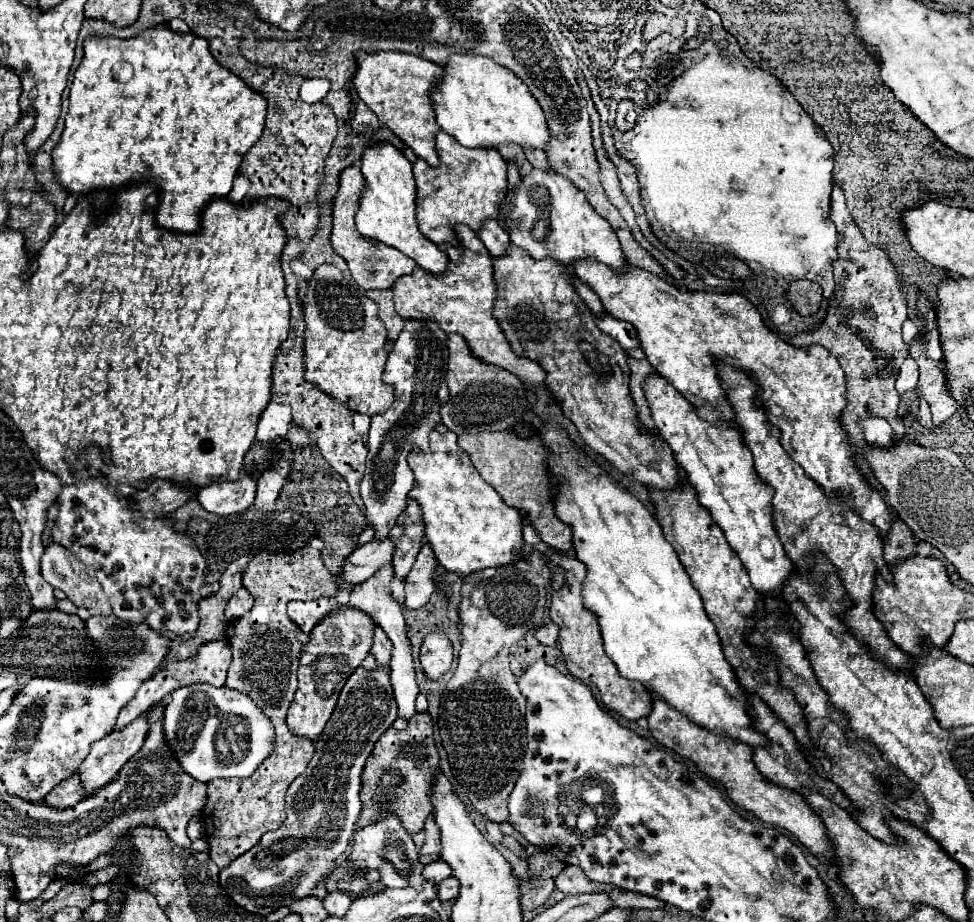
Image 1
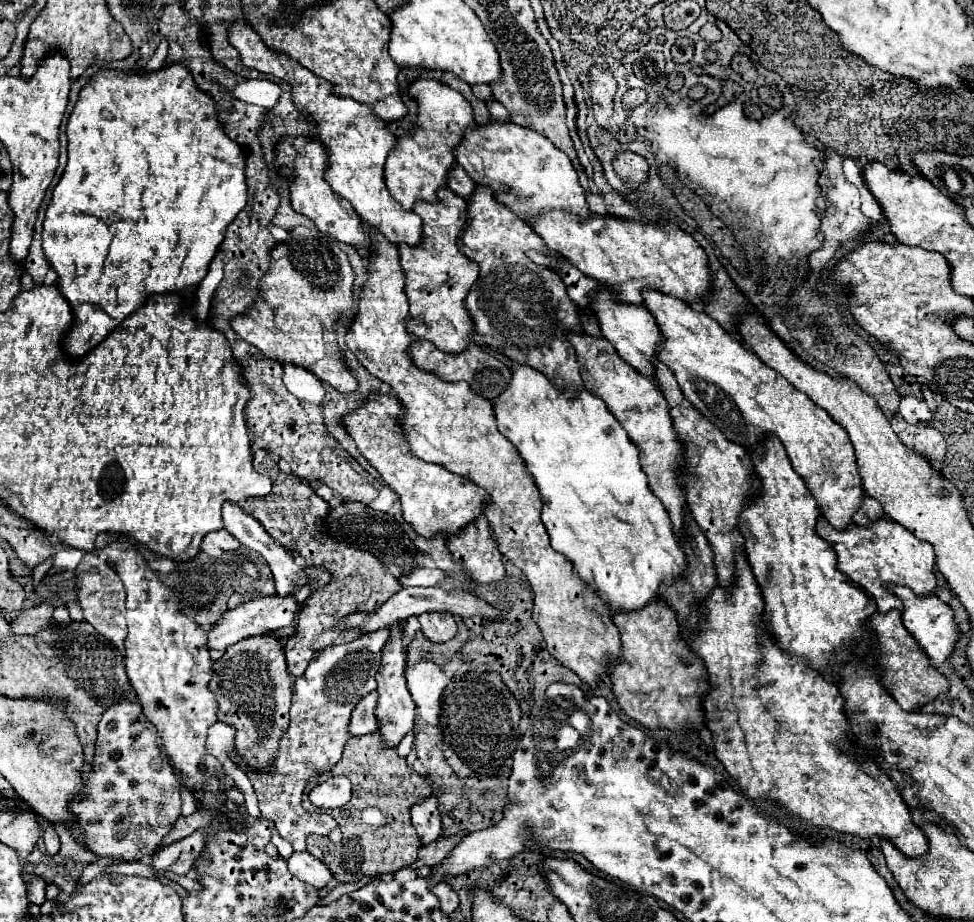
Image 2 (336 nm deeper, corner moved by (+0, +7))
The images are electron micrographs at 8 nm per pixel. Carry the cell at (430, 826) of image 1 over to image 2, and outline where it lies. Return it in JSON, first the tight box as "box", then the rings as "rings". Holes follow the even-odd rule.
{"box":[411,795,441,845],"rings":[[[429,795],[423,801],[415,803],[411,807],[411,821],[413,821],[413,827],[415,827],[417,835],[421,837],[423,845],[439,839],[439,835],[441,835],[441,811],[439,811],[437,797]]]}

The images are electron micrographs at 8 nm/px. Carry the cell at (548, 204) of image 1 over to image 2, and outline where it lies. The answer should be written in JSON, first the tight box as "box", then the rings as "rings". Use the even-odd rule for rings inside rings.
{"box":[457,121,591,223],"rings":[[[491,121],[485,127],[477,125],[469,129],[469,137],[465,137],[461,149],[457,149],[457,163],[477,185],[491,187],[493,197],[527,223],[555,209],[563,209],[581,221],[591,215],[585,201],[585,189],[581,187],[569,157],[543,135],[515,123]]]}

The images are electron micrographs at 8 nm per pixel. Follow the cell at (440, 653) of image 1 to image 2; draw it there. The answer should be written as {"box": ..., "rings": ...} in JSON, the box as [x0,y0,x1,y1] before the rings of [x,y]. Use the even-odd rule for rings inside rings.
{"box":[419,613,457,643],"rings":[[[423,613],[419,617],[419,623],[425,637],[433,643],[445,643],[457,633],[457,623],[451,613]]]}

